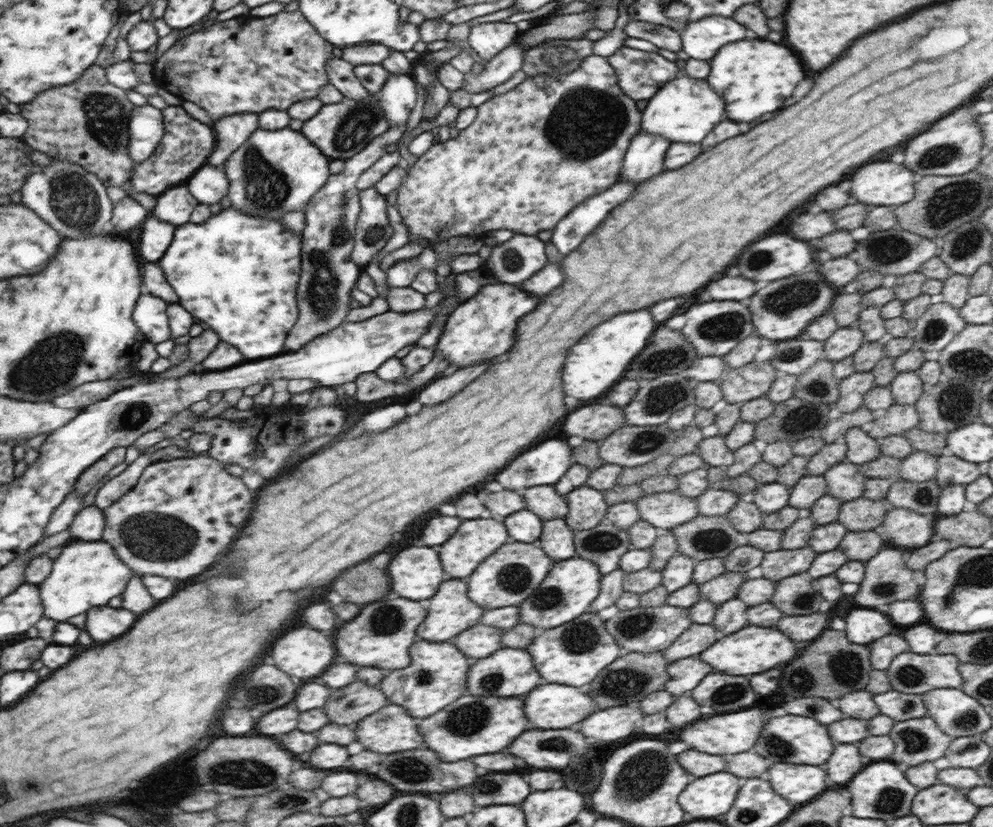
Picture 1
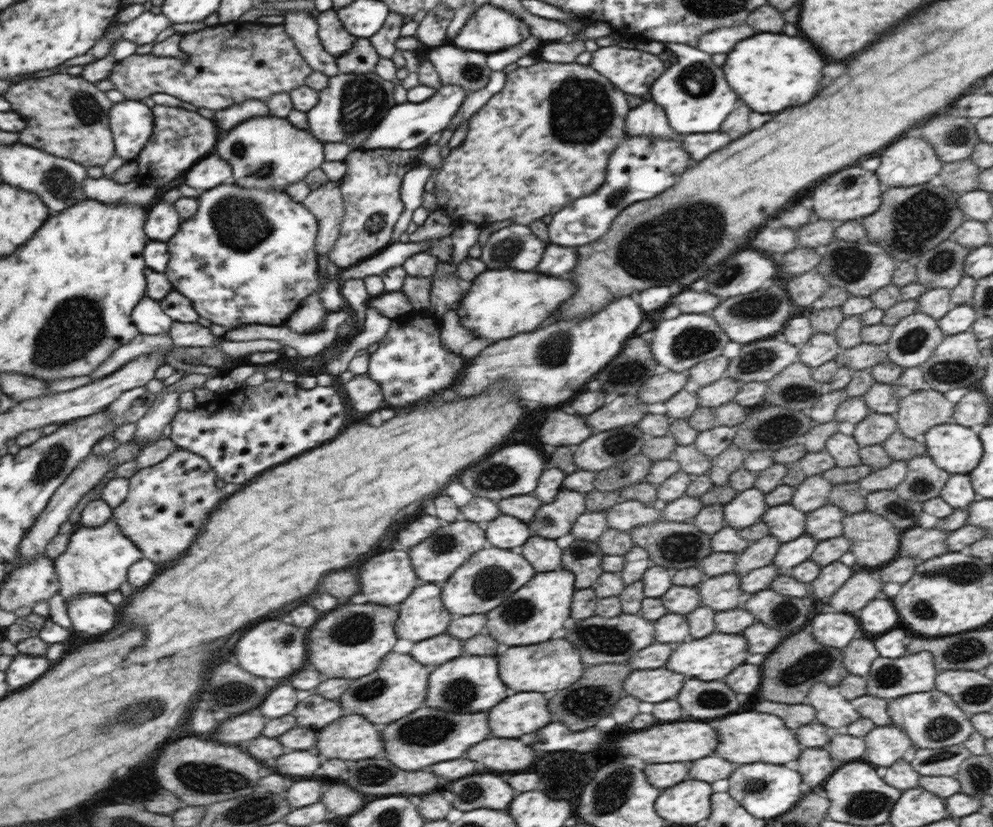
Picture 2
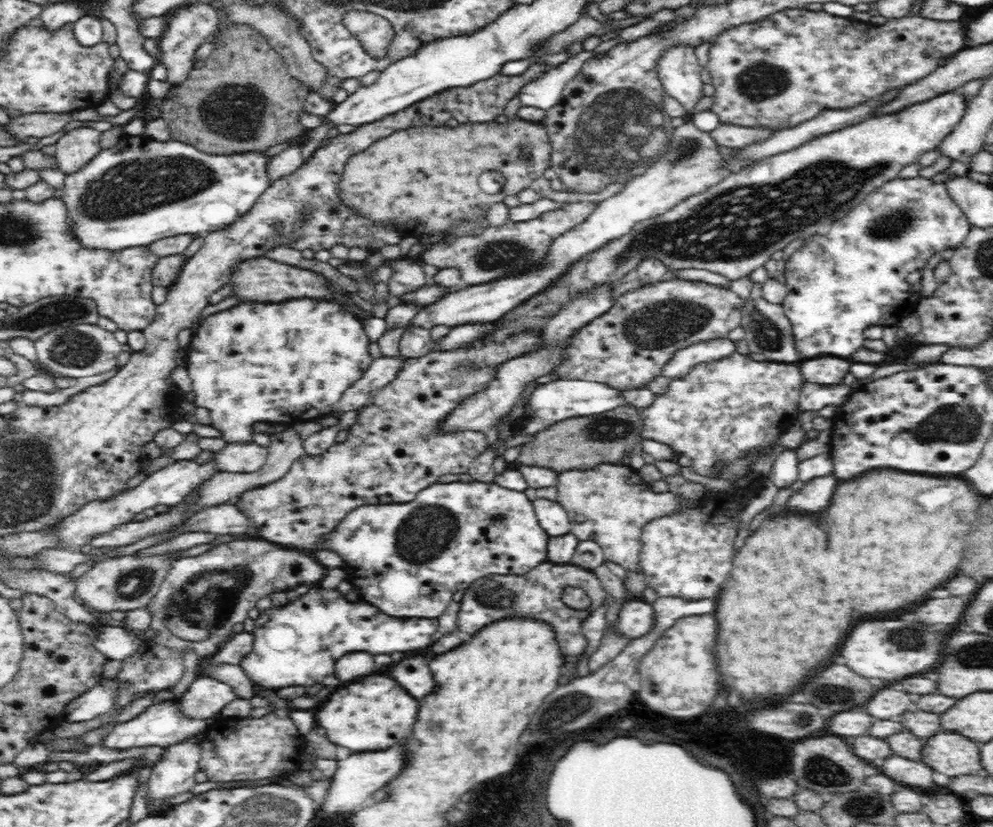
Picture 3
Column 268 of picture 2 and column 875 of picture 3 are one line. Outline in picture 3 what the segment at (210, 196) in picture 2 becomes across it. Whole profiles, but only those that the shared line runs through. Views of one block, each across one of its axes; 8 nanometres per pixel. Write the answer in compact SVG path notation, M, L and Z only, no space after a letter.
M896 178L884 182L842 218L832 221L828 234L810 236L788 258L783 271L788 292L781 305L794 326L798 348L805 358L822 354L850 358L864 348L862 330L866 326L894 326L908 314L917 313L922 298L922 270L926 270L928 260L944 250L960 248L972 230L973 224L955 200L947 183L932 182L932 178Z

